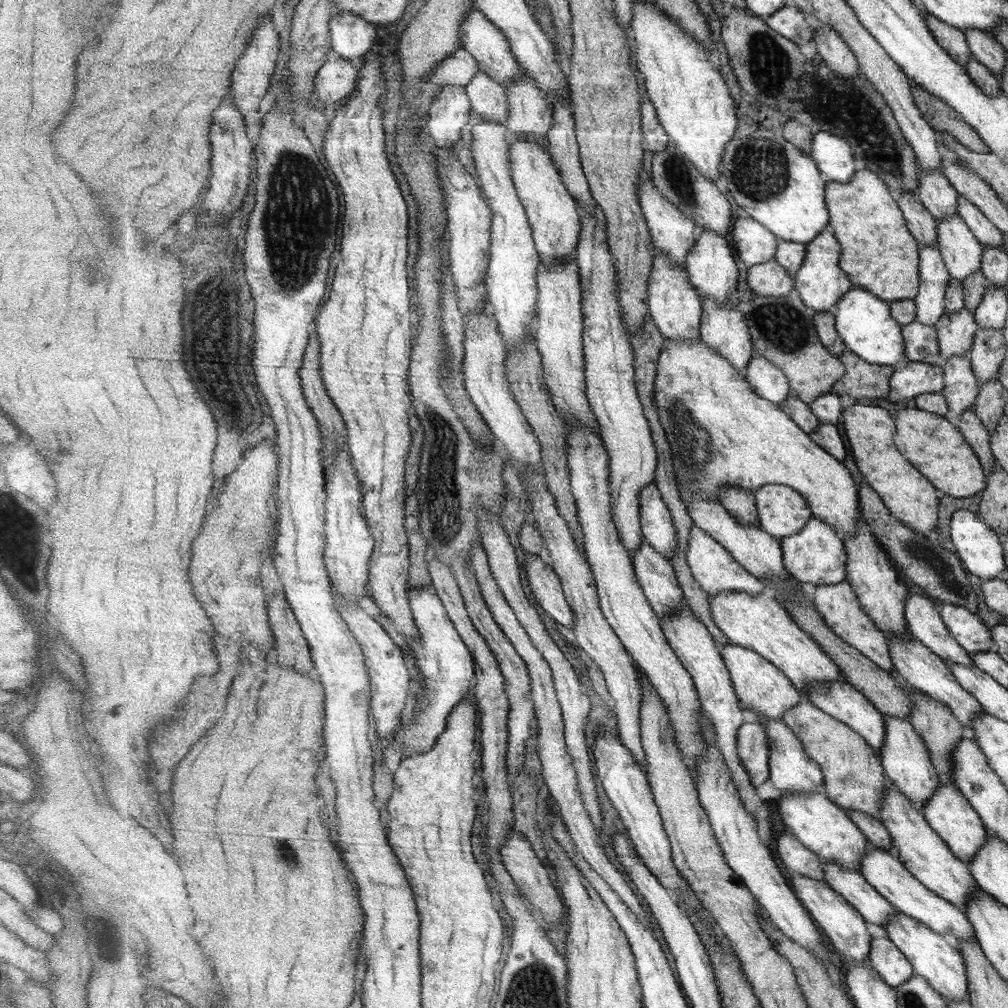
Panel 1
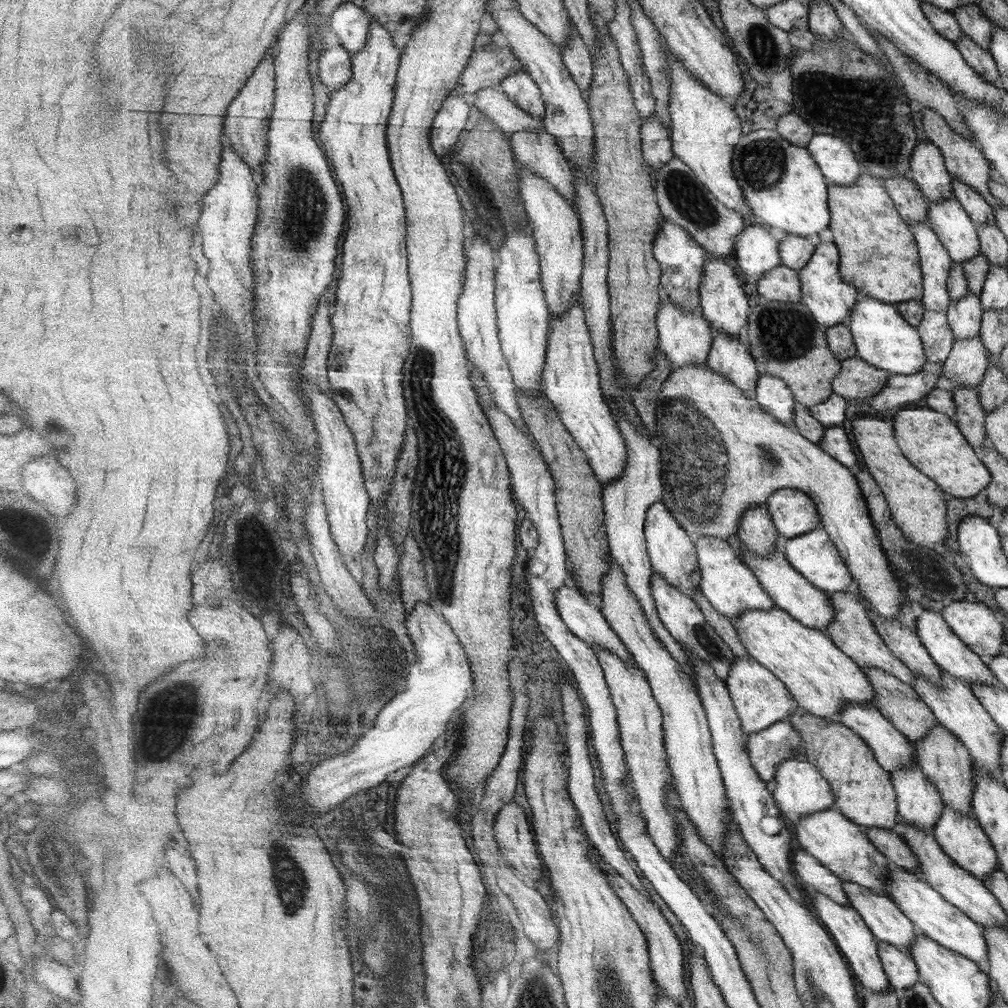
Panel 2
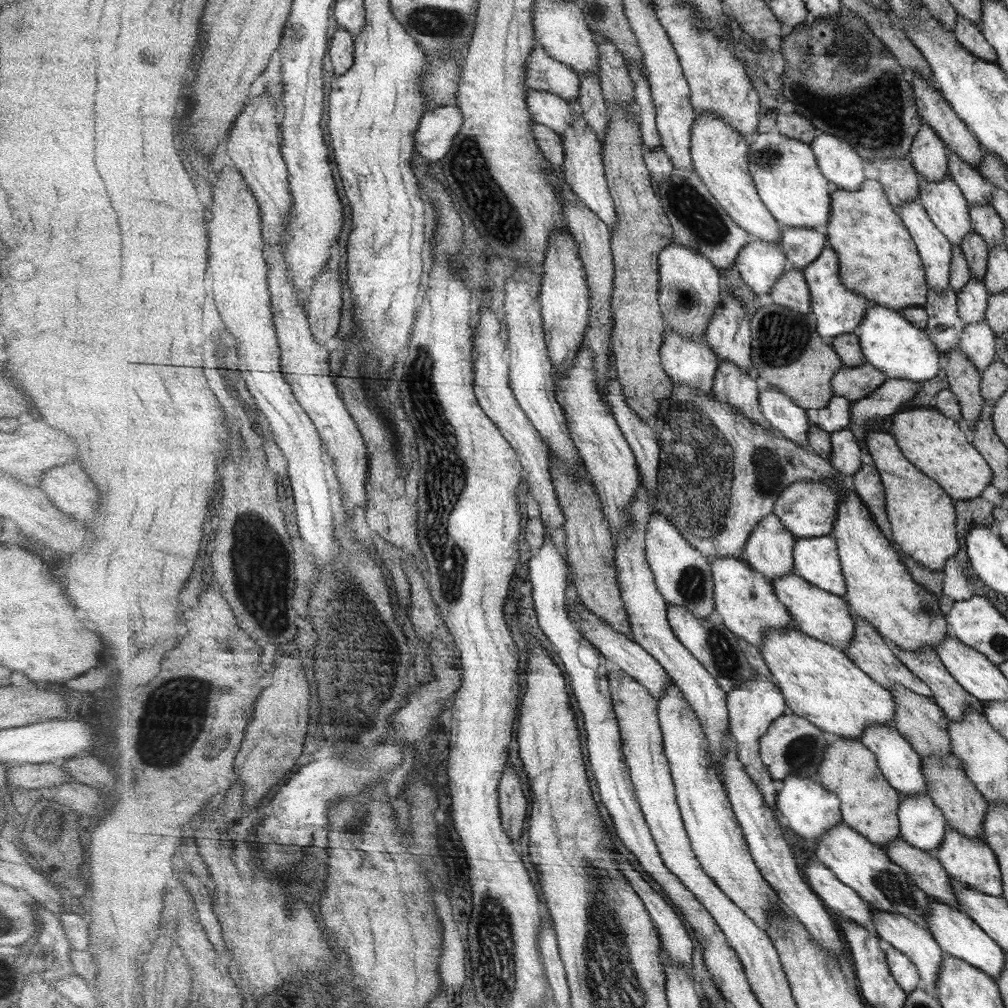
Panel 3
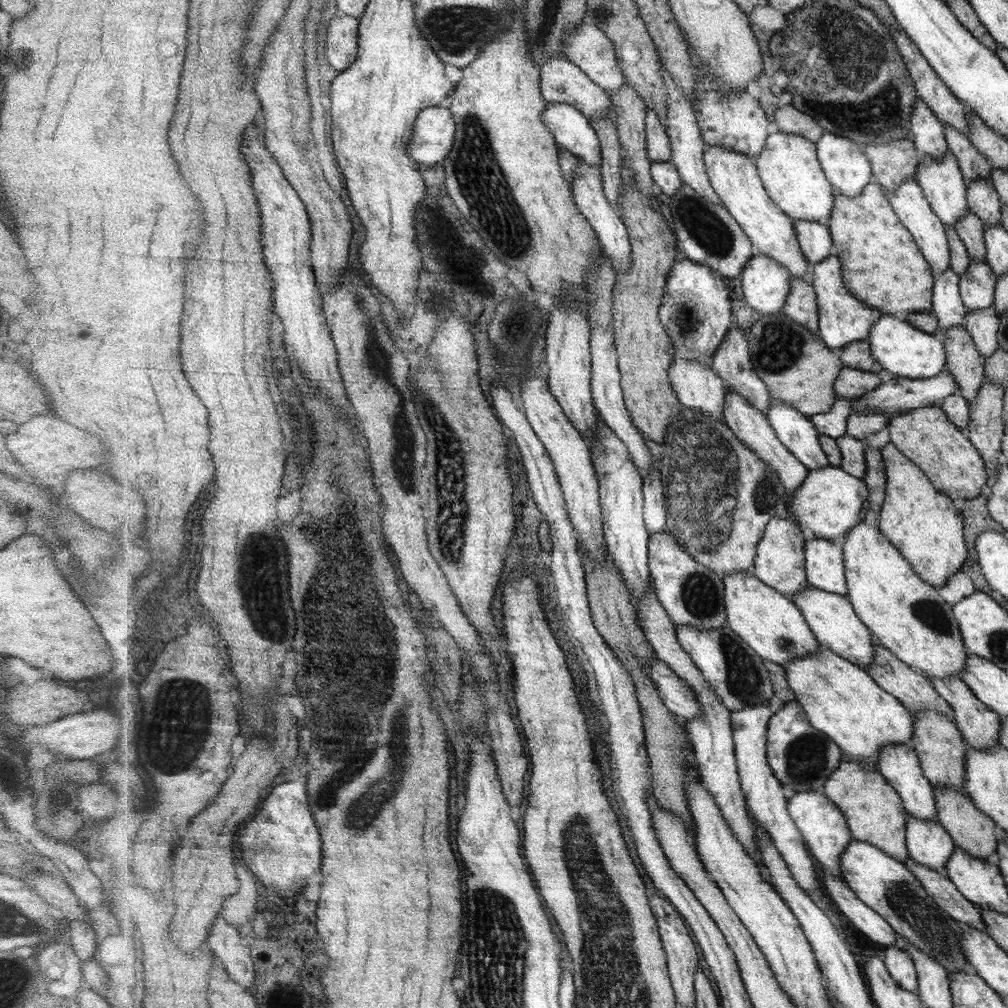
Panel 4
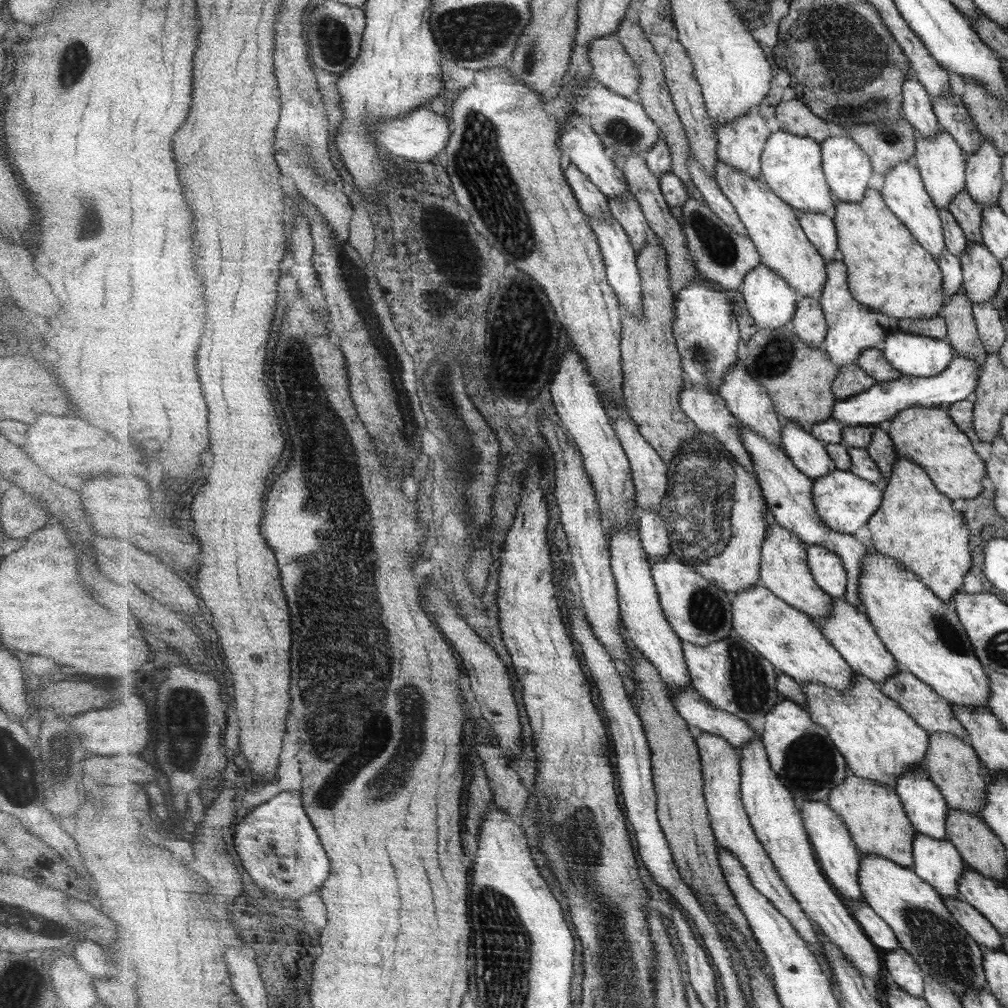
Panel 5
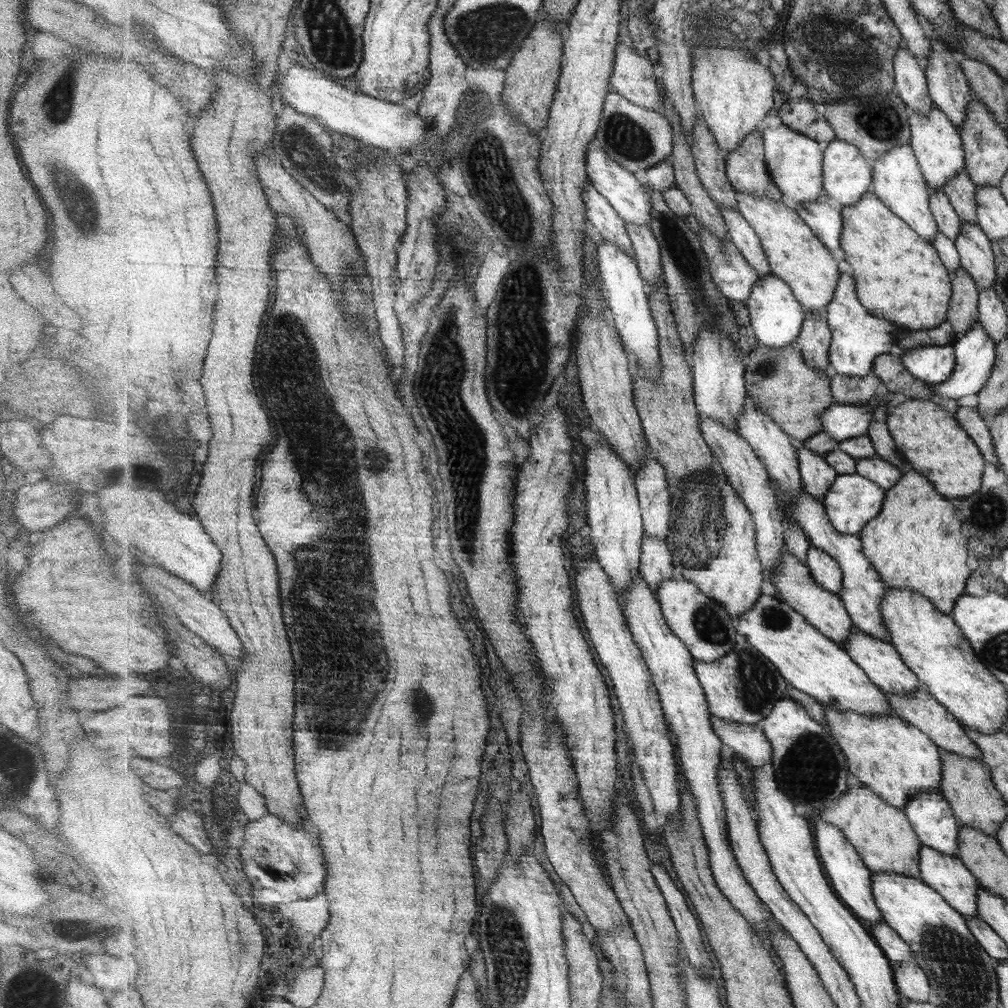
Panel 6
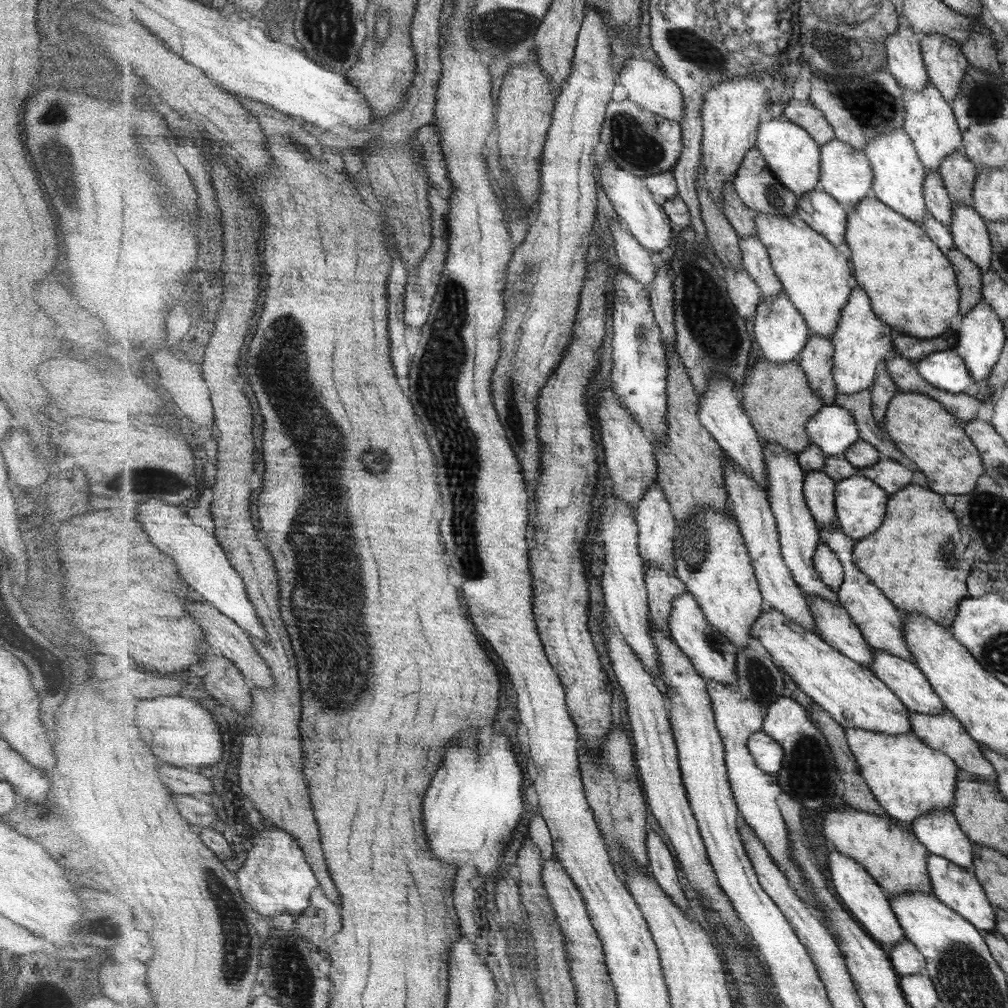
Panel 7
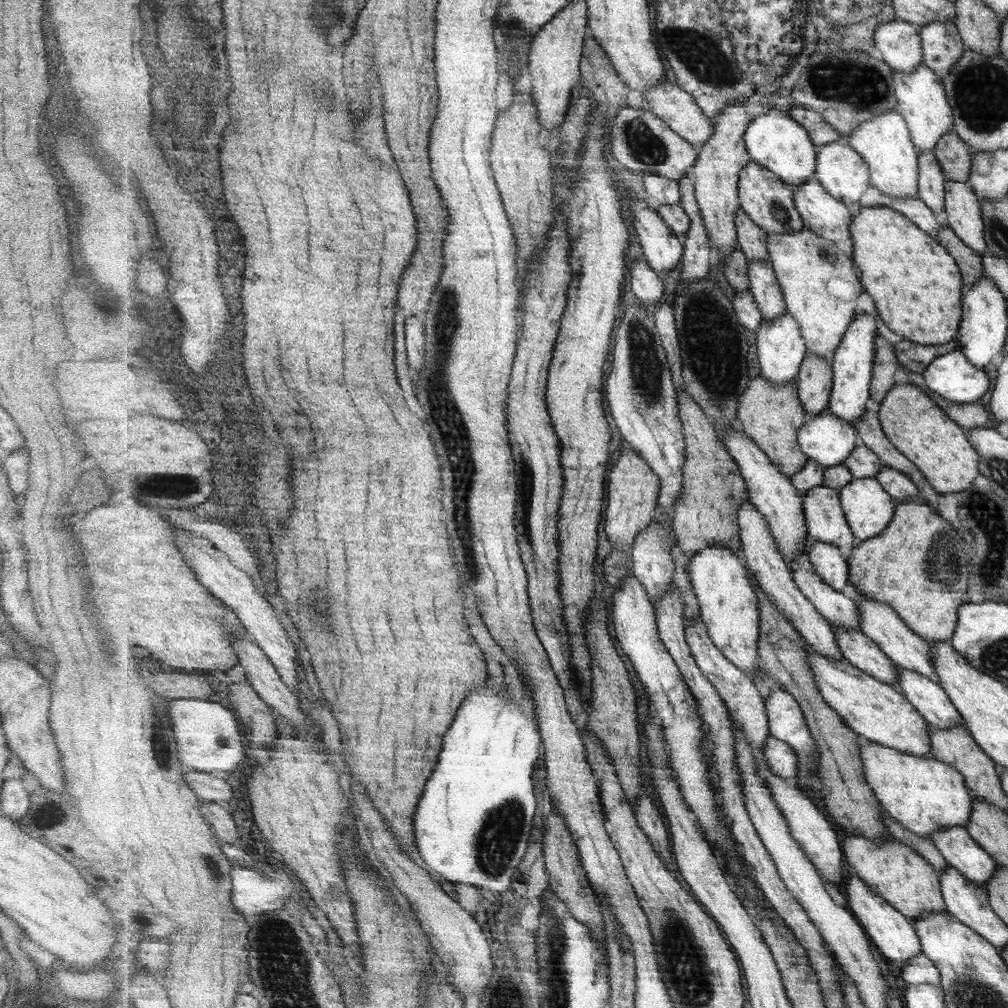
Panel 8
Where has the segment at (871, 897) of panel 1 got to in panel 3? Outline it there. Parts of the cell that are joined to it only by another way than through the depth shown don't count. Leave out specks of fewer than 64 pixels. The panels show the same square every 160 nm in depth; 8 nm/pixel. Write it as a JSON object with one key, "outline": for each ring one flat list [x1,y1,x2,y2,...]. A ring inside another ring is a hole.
{"outline":[[873,908,873,916,878,936,897,950,901,950,914,962,924,981,925,990,939,1000,939,995,937,995,937,980,939,980,941,964,943,964,943,958,946,957,946,953,941,948,941,945,938,944,937,939,931,934,931,931,919,926,914,920,911,920,899,911,887,912]]}

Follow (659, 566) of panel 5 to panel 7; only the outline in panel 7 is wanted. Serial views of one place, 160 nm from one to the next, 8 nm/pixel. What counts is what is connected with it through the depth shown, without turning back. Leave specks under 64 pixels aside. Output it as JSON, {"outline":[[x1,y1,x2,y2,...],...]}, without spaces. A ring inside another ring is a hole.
{"outline":[[683,593,672,600,673,612,669,629,673,640,690,656,701,676,728,685,738,681,738,651,735,643,717,628,713,628,694,594]]}

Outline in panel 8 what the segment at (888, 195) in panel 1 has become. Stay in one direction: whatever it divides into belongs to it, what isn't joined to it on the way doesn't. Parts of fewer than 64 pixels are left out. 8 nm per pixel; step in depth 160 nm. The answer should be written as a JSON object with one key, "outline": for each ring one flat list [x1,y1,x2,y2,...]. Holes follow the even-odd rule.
{"outline":[[863,207,853,217,850,231,854,246,852,258,861,268,865,290,875,298,881,320,893,332,907,338,894,345,901,366,916,373,925,372,939,356,958,348,957,336,962,326,962,300,966,291,958,261,936,237,929,236,907,215,891,207]]}

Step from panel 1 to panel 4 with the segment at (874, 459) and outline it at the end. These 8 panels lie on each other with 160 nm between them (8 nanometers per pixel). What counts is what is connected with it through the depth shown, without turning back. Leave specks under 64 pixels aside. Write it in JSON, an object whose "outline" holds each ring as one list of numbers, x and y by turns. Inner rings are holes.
{"outline":[[889,441,882,449,887,470,886,500,881,508,877,526,882,534,909,561,915,572,935,588,947,585,950,576,962,570,970,548,965,544,965,520,953,500,937,490,923,470,913,464,903,452]]}

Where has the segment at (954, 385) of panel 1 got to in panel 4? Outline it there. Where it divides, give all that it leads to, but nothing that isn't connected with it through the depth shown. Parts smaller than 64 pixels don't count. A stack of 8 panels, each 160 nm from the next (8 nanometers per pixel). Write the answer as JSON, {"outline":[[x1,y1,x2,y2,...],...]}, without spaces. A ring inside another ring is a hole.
{"outline":[[993,307,985,308,982,311,969,311,963,325,974,337,979,352,982,352,982,355,986,358,989,358,1000,349,997,338,1000,315]]}

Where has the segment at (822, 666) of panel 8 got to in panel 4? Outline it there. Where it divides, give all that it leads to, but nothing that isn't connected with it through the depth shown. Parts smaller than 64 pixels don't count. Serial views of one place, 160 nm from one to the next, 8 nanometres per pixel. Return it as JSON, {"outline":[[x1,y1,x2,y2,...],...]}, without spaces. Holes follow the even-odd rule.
{"outline":[[752,571,736,572,723,577,729,626,750,644,759,656,784,666,803,655,818,653,822,644,791,597,763,582]]}

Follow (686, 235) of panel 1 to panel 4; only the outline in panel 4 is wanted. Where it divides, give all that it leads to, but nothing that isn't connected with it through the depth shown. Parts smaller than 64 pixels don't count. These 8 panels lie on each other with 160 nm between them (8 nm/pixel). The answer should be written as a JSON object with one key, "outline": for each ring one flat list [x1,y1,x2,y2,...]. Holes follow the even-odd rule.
{"outline":[[682,255,670,273,659,316,674,341,677,356,711,365,719,344,733,326,733,304,724,277,710,266]]}

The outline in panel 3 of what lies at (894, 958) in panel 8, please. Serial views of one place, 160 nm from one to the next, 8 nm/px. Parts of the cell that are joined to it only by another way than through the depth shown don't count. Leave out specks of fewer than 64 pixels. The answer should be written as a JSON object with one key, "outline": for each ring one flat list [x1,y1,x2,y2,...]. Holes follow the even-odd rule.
{"outline":[[789,775,782,780,782,784,782,788,778,790,778,812,785,819,787,826,805,840,817,844,827,831,844,822,842,800,825,788,818,779]]}

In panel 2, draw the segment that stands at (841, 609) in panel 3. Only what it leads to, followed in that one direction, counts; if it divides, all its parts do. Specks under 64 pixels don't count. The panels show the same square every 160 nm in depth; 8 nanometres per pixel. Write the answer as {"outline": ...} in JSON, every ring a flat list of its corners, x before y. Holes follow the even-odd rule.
{"outline":[[733,536,729,542,740,550,743,561,751,567,751,570,758,577,763,588,766,588,769,596,776,602,778,608,789,612,795,620,799,620,801,624,805,624,809,628,815,628,825,632,826,628,831,626,831,622,835,620,835,606,830,601,830,594,811,584,811,581,807,580,807,577,803,576,787,560,782,545,775,552,771,552,771,556,755,556,738,537]]}

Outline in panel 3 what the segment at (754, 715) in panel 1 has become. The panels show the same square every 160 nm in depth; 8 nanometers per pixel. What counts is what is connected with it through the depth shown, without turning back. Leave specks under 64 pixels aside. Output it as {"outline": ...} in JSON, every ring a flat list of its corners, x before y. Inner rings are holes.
{"outline":[[759,673,754,679,745,683,743,687,735,688,727,695,728,711,730,712,730,732,738,742,739,760,746,766,747,772,754,777,755,782,762,788,766,801,776,814,776,819,783,827,787,825,785,819,778,812,778,790,773,786,775,779,771,776,768,766,763,763,761,752,762,736,767,734,771,725,780,716,787,715,790,710,786,703,786,697,782,693,782,688,775,684,773,679]]}

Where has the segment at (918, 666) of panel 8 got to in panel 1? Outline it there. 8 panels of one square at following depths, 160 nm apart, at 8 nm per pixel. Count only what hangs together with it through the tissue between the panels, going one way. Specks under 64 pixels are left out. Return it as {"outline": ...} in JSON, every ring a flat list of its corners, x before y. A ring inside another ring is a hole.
{"outline":[[707,297,702,299,705,314,701,339,745,373,754,358,754,340,746,316,735,303,718,303]]}

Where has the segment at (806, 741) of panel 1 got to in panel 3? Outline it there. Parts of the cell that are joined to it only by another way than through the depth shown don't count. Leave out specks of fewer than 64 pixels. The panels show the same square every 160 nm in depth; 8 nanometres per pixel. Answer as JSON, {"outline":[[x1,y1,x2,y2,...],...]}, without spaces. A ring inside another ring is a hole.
{"outline":[[845,737,832,738,826,748,825,760,818,768,817,779,842,800,842,817,845,823,857,832,863,833,873,844,885,848,892,840,902,836,900,818,898,817,899,805,902,803,903,794,887,780,878,765,878,758,871,749,863,744,861,739,848,739]]}

